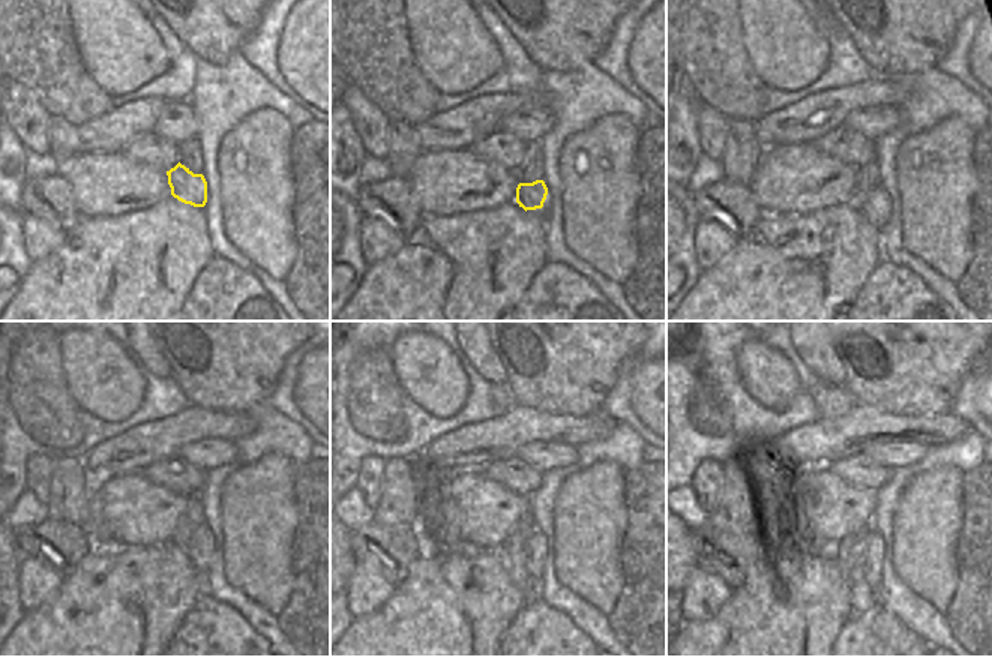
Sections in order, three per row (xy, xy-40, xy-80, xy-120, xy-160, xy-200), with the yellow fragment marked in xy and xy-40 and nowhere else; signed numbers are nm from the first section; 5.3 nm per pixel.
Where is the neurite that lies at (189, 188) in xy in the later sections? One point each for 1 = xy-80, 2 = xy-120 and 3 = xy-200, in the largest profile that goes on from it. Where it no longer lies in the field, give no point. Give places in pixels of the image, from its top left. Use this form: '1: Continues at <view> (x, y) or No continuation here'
1: Continues at xy-80 (872, 200)
2: Continues at xy-120 (200, 536)
3: Continues at xy-200 (875, 534)

